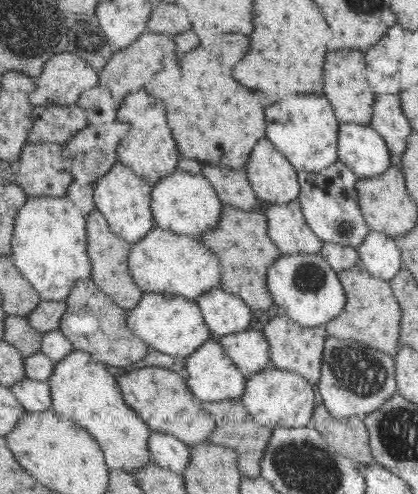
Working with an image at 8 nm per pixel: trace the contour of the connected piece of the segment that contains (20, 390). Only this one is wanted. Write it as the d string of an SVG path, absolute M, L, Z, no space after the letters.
M22 378L9 388L26 412L48 412L52 409L50 385L46 382Z

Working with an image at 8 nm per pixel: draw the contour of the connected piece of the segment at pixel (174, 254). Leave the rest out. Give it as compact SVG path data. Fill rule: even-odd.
M154 226L144 238L130 243L127 258L132 280L143 292L170 293L196 301L200 294L220 287L219 258L198 238Z

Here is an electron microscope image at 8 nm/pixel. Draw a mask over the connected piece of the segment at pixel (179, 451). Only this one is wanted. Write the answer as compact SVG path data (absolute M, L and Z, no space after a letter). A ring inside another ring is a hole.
M152 431L150 438L146 438L146 446L150 449L152 462L156 465L165 467L178 475L182 475L182 472L187 470L190 449L178 438Z

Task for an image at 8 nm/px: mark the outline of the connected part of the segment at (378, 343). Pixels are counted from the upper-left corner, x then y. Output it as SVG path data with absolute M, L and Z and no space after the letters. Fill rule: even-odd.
M352 266L348 270L340 270L337 275L344 287L344 293L346 293L346 306L344 306L342 314L338 314L334 320L326 322L326 334L339 339L364 342L393 357L400 345L398 336L402 311L400 311L398 299L394 296L389 281L370 274L362 266Z

